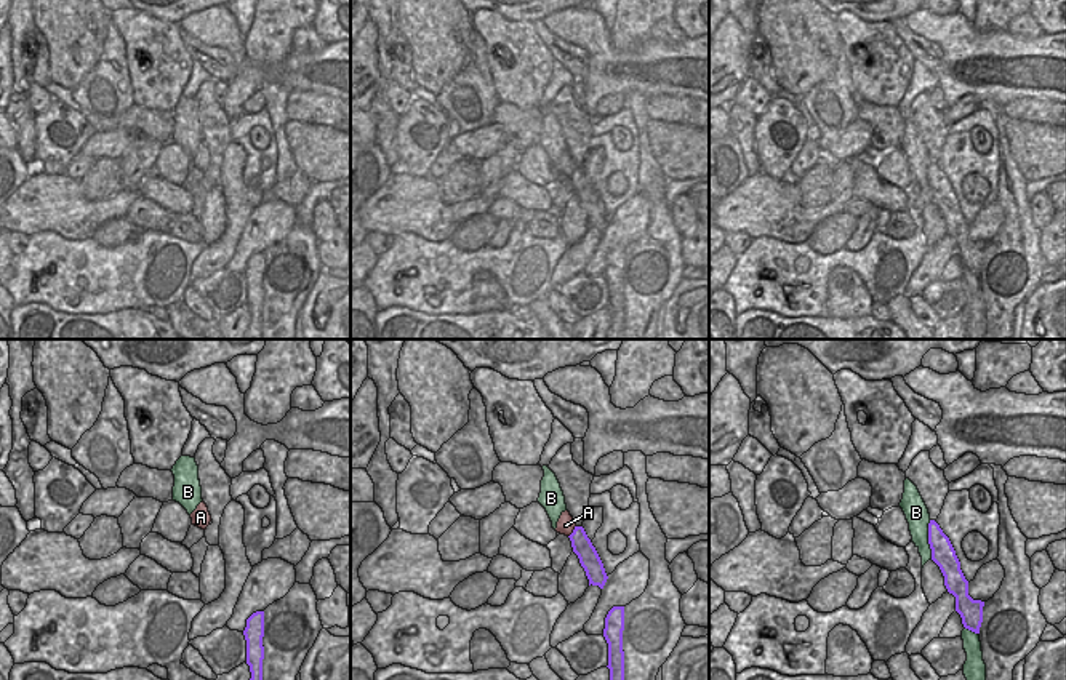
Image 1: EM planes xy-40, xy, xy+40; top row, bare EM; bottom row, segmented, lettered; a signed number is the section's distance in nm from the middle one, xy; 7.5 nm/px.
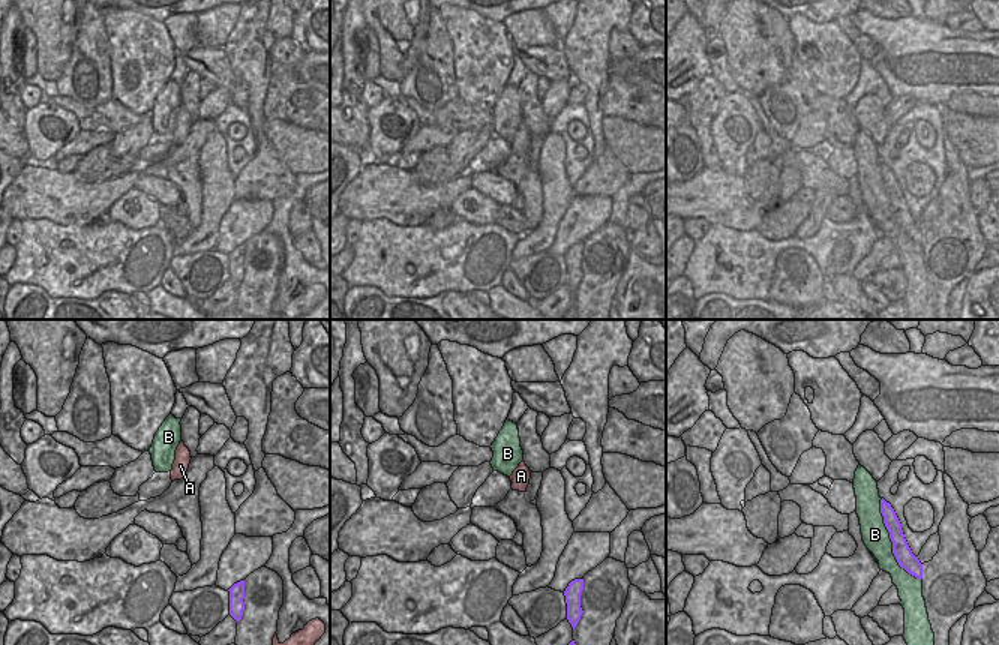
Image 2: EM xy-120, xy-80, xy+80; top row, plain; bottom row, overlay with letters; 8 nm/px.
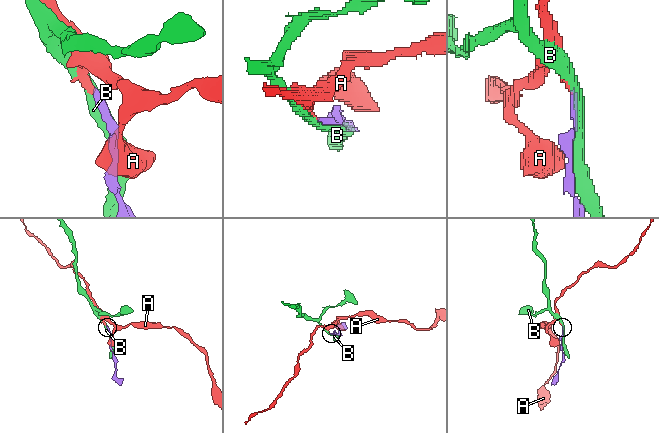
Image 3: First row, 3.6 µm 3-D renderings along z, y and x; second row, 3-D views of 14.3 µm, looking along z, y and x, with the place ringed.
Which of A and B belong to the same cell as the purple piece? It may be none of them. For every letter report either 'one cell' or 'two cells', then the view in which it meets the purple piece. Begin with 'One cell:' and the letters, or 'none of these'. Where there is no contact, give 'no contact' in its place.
One cell: A
A: one cell | xy
B: two cells | xy+40

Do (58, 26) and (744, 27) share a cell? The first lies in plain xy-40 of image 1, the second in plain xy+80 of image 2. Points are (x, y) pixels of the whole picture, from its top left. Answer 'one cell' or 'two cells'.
one cell

